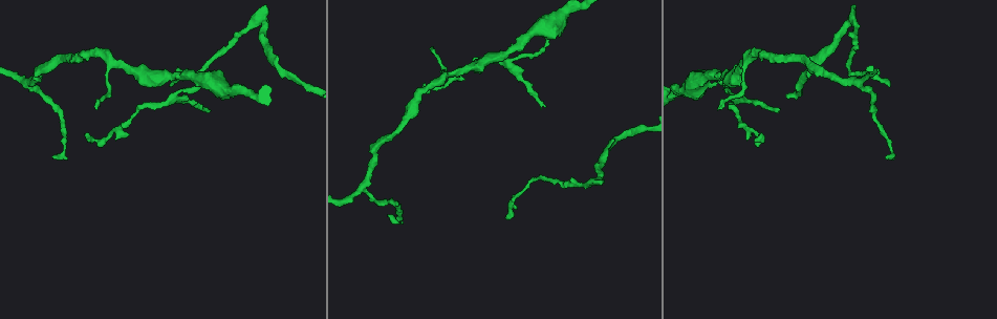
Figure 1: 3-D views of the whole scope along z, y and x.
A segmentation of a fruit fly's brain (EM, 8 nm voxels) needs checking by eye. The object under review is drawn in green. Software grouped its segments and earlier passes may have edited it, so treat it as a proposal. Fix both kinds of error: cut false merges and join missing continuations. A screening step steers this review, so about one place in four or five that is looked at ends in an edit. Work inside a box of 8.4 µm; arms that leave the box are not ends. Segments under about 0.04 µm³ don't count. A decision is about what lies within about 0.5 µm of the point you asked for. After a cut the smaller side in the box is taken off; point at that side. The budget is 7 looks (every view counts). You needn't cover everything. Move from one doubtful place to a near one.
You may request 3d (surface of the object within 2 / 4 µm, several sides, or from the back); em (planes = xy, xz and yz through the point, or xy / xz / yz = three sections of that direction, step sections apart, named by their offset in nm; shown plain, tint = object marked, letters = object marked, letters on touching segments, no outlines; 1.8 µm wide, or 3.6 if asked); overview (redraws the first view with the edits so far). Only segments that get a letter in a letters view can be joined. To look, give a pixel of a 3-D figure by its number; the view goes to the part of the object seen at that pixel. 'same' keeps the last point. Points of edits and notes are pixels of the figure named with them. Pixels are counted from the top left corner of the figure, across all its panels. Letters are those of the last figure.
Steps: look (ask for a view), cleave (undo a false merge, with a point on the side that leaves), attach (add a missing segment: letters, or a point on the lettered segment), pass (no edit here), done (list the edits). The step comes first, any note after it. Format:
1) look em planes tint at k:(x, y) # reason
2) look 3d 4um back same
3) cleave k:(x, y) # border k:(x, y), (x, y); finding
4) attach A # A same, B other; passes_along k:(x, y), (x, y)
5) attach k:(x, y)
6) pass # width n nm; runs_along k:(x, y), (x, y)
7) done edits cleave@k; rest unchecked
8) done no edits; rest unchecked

look 3d 2um at 1:(549, 28) # two arms in line, one across

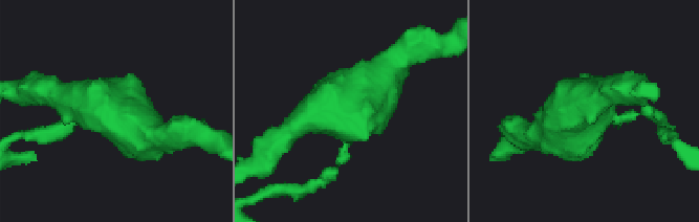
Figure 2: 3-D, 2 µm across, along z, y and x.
look em planes letters at 2:(113, 113) # arms 3; now the EM

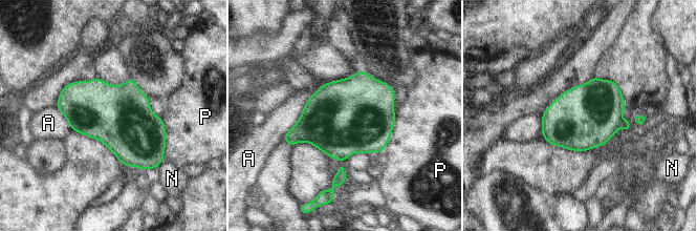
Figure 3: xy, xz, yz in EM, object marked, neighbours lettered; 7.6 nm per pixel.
cleave 3:(625, 125) # A other, N other, P other; border 3:(623, 120), (618, 125); a second cell is stuck on

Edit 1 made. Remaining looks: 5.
look em yz step 8 tint at 1:(853, 19) # sharp bend

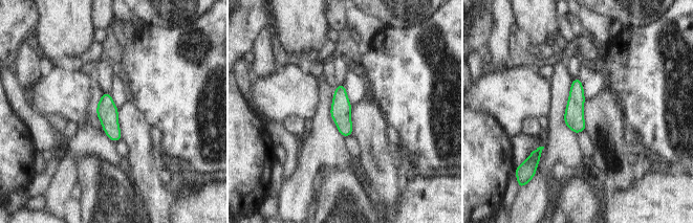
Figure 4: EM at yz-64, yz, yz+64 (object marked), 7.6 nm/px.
look em planes letters same

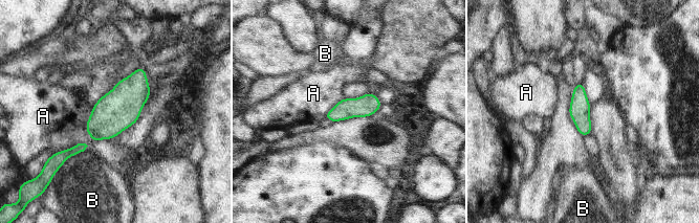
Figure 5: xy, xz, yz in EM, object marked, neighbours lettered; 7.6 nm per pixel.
pass # longest_contact A 280 nm; A other, B other; border 5:(88, 146), (75, 143), (53, 154); one cell here

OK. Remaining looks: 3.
look 3d 4um at 1:(889, 87) # branch stops here

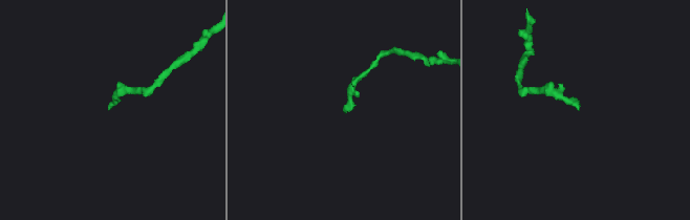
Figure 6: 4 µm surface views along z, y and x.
look em planes letters at 6:(345, 112) # shape alone is not enough

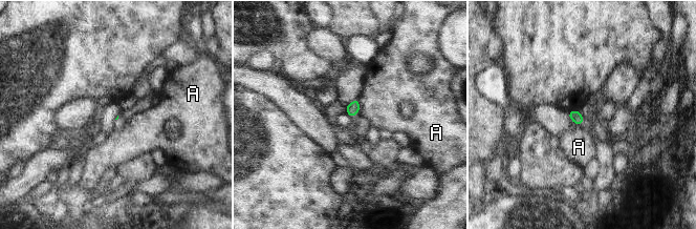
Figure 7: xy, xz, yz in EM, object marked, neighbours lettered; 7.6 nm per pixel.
pass # longest_contact A 130 nm; A other; border 7:(357, 98), (360, 113); no lettered segment goes on from it

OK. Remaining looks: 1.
done edits cleave@3; rest unchecked

